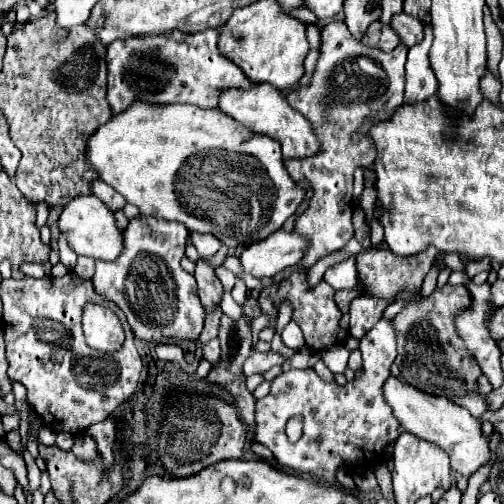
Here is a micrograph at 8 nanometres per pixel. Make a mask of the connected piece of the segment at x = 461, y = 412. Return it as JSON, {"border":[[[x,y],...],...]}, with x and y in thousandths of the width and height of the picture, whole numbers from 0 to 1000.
{"border":[[[770,748],[762,760],[762,792],[778,808],[778,819],[794,835],[794,843],[810,855],[829,863],[833,871],[865,879],[881,891],[897,915],[897,931],[921,946],[933,946],[948,927],[956,927],[972,911],[968,871],[956,867],[952,839],[905,800],[889,792],[873,792],[865,784],[841,784],[841,776],[825,776],[825,768],[810,768],[790,748]]]}

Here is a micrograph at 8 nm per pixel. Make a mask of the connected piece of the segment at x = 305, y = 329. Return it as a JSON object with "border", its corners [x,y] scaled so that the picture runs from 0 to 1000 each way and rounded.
{"border":[[[639,558],[619,577],[611,577],[611,589],[599,593],[607,601],[579,601],[579,633],[595,645],[607,685],[619,692],[639,692],[663,681],[679,681],[687,661],[671,645],[679,617],[667,609],[663,573]]]}

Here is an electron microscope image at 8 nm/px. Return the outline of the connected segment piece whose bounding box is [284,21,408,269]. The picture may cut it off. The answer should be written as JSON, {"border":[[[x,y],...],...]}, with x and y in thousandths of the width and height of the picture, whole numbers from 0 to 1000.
{"border":[[[659,42],[647,54],[635,58],[635,97],[631,97],[631,125],[623,137],[623,149],[615,157],[611,173],[591,173],[587,181],[571,185],[571,204],[595,220],[611,240],[615,252],[635,276],[635,308],[619,308],[611,315],[579,315],[567,319],[567,339],[583,359],[611,359],[623,387],[615,395],[611,415],[603,415],[583,442],[583,462],[607,474],[611,490],[603,498],[603,514],[595,514],[595,530],[619,530],[631,514],[675,498],[698,470],[702,470],[702,450],[698,450],[698,423],[702,423],[702,399],[698,399],[698,363],[702,363],[702,339],[706,331],[734,331],[746,304],[734,272],[726,268],[730,256],[758,240],[770,236],[786,212],[802,204],[802,129],[806,129],[806,105],[810,97],[802,89],[790,89],[786,97],[762,105],[754,97],[738,97],[718,89],[714,81],[698,77],[690,69],[690,54],[683,54],[683,42]]]}

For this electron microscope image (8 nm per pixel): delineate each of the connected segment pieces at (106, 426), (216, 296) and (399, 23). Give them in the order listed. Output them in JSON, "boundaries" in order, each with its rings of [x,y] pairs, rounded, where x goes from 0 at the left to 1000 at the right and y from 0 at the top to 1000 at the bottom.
{"boundaries":[[[[214,827],[198,839],[187,839],[183,847],[171,851],[171,859],[190,871],[194,895],[202,899],[206,927],[218,935],[222,923],[226,923],[226,895],[222,895],[222,883],[226,883],[226,831]]],[[[397,514],[389,522],[385,550],[389,550],[389,562],[393,562],[393,585],[397,585],[397,597],[401,597],[405,613],[409,617],[429,617],[437,609],[444,569],[433,558],[433,550],[425,546],[425,530],[413,526],[405,514]]],[[[810,26],[782,30],[774,42],[774,54],[786,62],[786,69],[794,73],[794,81],[806,93],[833,85],[841,73],[841,50],[829,38],[817,38],[817,30],[810,30]]]]}

